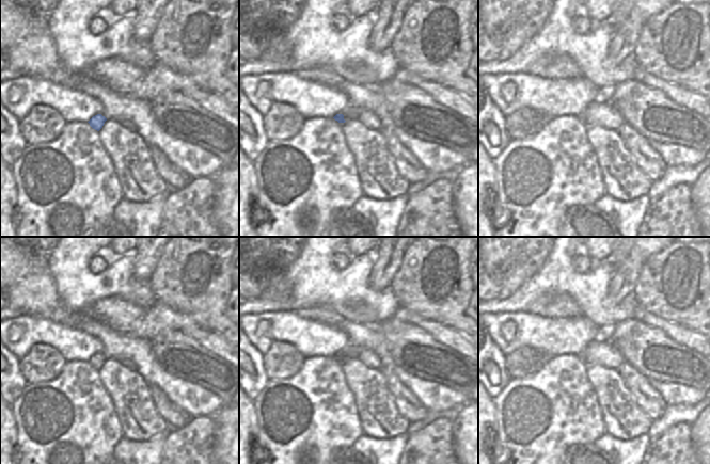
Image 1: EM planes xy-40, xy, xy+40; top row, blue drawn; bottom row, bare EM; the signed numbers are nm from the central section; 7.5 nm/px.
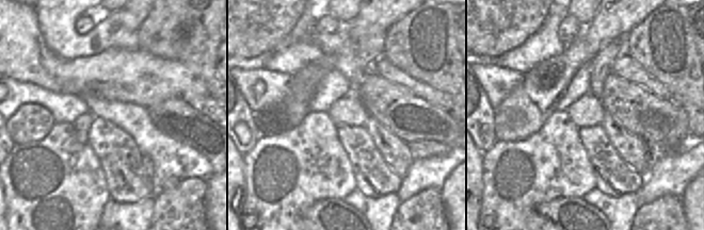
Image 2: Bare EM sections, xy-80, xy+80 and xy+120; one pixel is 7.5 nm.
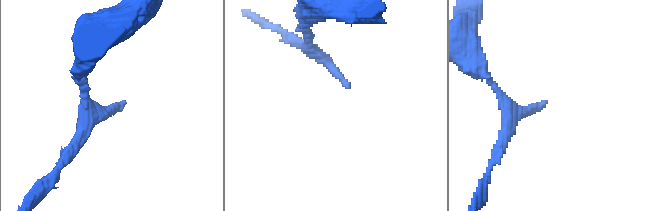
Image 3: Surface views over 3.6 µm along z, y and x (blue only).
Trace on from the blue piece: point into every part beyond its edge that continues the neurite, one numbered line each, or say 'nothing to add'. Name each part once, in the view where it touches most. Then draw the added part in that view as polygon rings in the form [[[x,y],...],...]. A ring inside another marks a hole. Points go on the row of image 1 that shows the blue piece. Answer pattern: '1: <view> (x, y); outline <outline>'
nothing to add

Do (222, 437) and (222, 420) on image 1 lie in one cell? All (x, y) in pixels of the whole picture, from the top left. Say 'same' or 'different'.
same

